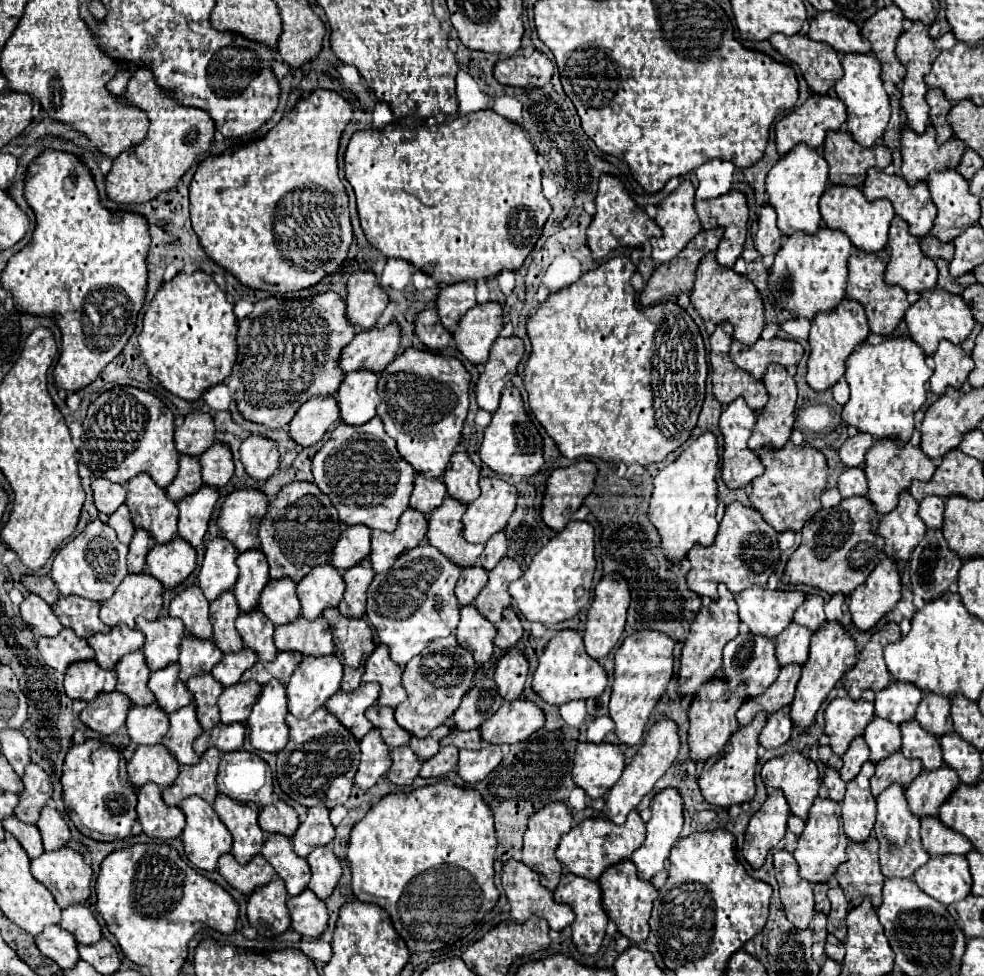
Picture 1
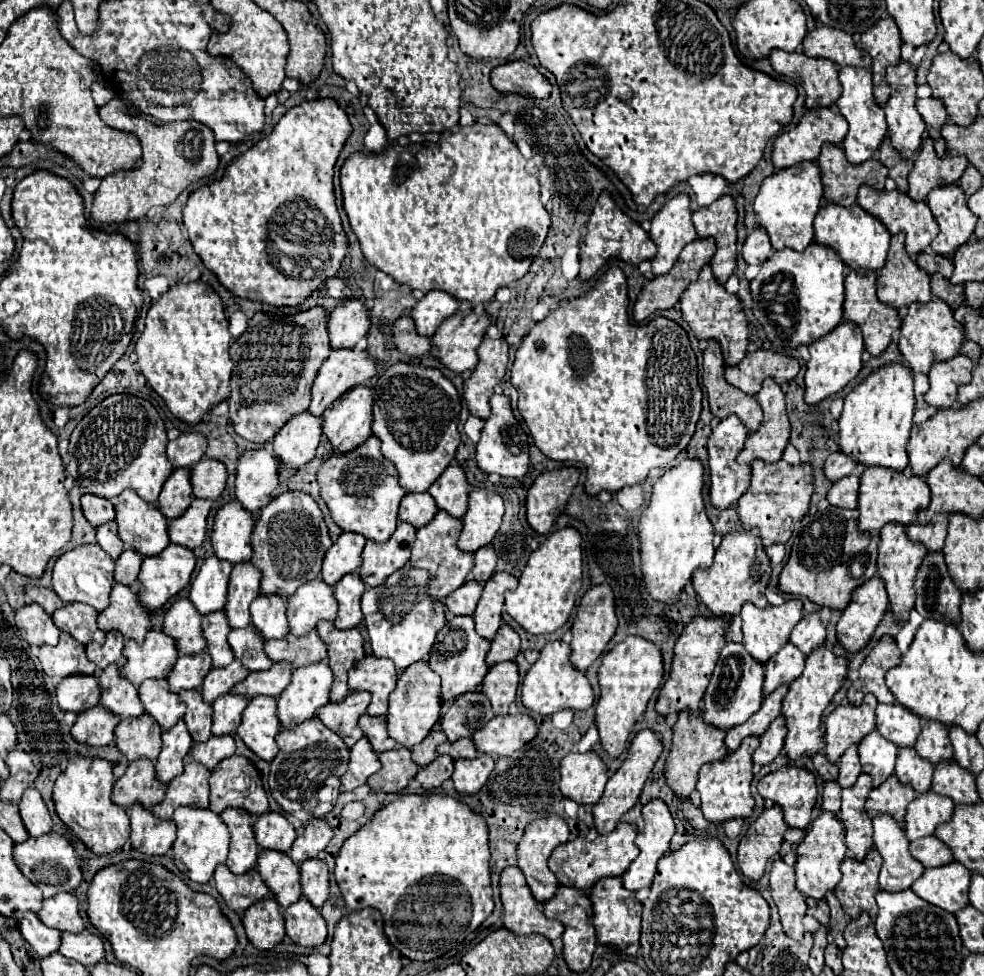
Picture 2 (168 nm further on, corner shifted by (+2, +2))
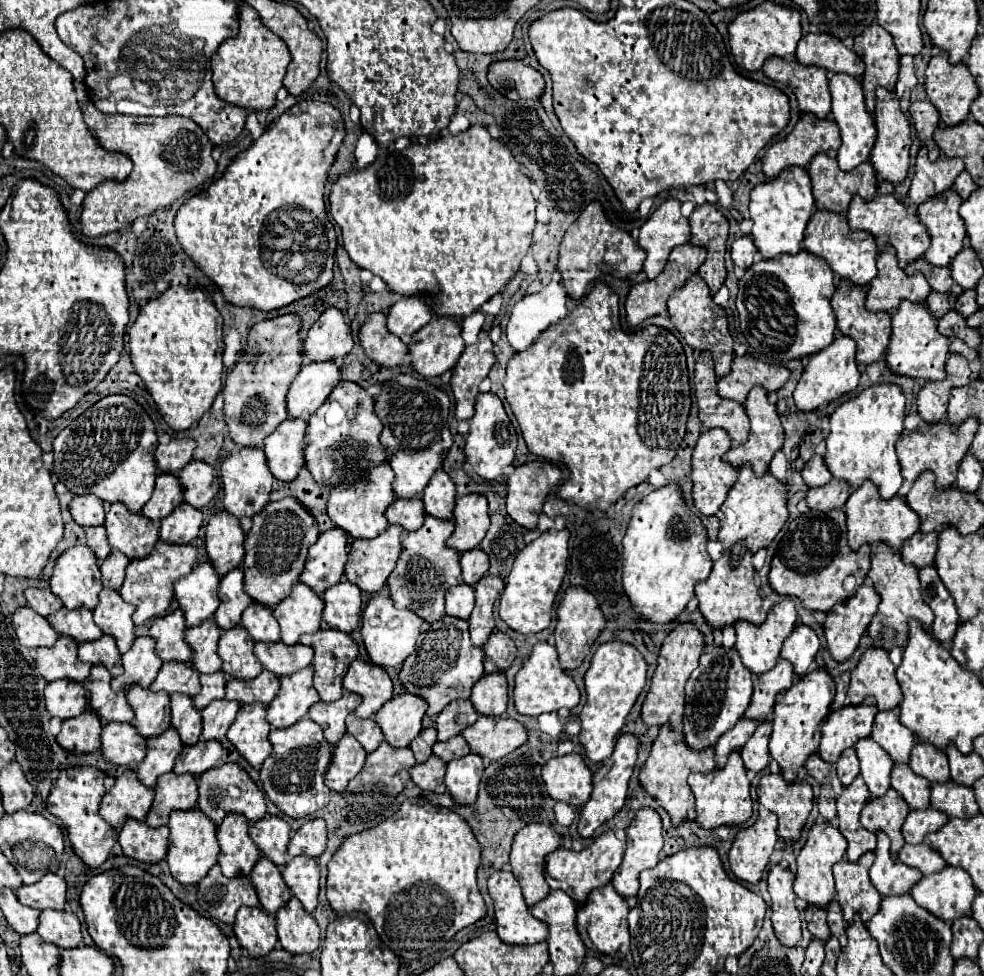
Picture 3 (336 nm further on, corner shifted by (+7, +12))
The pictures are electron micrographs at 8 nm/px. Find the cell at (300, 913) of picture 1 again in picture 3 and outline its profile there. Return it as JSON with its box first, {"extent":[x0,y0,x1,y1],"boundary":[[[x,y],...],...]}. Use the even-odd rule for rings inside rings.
{"extent":[277,896,319,954],"boundary":[[[295,896],[277,912],[277,934],[283,950],[291,954],[311,954],[319,948],[319,926]]]}

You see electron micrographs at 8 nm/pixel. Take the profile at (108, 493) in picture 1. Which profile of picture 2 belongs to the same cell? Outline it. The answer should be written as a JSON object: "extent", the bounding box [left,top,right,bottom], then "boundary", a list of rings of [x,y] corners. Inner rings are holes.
{"extent":[82,496,114,526],"boundary":[[[82,496],[82,512],[92,526],[102,526],[108,520],[114,520],[114,504],[110,500],[102,500],[102,496]]]}

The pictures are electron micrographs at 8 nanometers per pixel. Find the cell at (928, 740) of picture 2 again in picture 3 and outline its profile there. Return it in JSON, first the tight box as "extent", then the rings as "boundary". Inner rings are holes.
{"extent":[909,742,949,782],"boundary":[[[917,742],[911,752],[909,768],[913,768],[915,774],[929,782],[949,782],[949,762],[947,756],[941,754],[941,750],[935,750],[933,746],[927,746],[923,742]]]}

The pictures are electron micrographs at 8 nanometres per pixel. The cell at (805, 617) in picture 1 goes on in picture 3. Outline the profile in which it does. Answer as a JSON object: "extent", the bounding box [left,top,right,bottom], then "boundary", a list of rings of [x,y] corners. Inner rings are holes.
{"extent":[781,624,819,678],"boundary":[[[801,624],[785,640],[785,644],[781,648],[781,658],[791,662],[795,676],[801,678],[801,676],[807,674],[807,670],[809,670],[811,662],[815,660],[817,652],[819,652],[819,638],[817,638],[817,634],[809,626]]]}

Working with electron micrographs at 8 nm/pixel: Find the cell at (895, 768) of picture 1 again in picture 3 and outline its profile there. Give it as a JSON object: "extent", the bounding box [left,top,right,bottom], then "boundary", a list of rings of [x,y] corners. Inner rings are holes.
{"extent":[861,788,909,858],"boundary":[[[891,788],[883,798],[871,800],[861,812],[861,824],[869,832],[885,832],[891,840],[891,854],[897,858],[901,846],[905,844],[901,836],[901,826],[909,814],[909,806],[901,800],[901,796]]]}

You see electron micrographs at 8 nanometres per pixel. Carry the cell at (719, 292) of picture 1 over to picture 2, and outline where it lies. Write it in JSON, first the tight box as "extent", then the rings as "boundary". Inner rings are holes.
{"extent":[680,264,748,366],"boundary":[[[706,264],[702,268],[702,272],[698,274],[698,280],[694,280],[686,292],[680,298],[680,312],[684,316],[684,320],[690,324],[692,332],[696,334],[696,338],[700,340],[708,340],[714,338],[720,342],[722,346],[722,354],[724,354],[724,362],[734,366],[738,364],[744,356],[746,356],[746,346],[748,346],[748,318],[744,314],[742,308],[742,300],[736,294],[730,294],[724,284],[718,284],[718,280],[714,280],[712,268]]]}

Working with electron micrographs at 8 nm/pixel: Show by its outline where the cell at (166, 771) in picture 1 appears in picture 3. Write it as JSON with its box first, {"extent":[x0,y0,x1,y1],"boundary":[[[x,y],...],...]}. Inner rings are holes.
{"extent":[99,772,153,828],"boundary":[[[123,772],[111,792],[103,796],[99,814],[113,828],[123,828],[125,820],[133,818],[143,822],[153,802],[153,788],[139,782],[135,772]]]}

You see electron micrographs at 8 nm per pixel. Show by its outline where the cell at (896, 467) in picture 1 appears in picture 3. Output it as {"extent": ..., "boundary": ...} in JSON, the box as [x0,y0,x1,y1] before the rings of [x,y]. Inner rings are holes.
{"extent":[845,482,919,552],"boundary":[[[865,482],[857,492],[853,492],[845,504],[845,514],[847,514],[847,542],[853,552],[857,552],[863,544],[887,544],[893,550],[901,550],[905,538],[911,538],[919,530],[919,518],[909,506],[905,504],[903,498],[891,498],[891,500],[881,500],[877,494],[877,488],[871,482]]]}

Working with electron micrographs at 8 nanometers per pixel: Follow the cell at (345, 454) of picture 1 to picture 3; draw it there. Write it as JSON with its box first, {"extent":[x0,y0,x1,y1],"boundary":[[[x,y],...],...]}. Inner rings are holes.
{"extent":[327,464,395,538],"boundary":[[[383,464],[383,466],[371,468],[369,474],[365,474],[365,478],[357,478],[355,484],[333,486],[329,506],[327,506],[329,518],[335,522],[335,526],[345,530],[353,538],[379,536],[389,526],[387,518],[385,518],[385,510],[395,500],[395,492],[393,492],[391,482],[393,482],[393,470],[389,464]]]}

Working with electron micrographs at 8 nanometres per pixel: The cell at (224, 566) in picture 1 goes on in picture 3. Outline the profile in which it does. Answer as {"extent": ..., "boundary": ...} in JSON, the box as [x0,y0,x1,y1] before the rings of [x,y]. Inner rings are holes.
{"extent":[175,562,219,626],"boundary":[[[205,562],[197,566],[189,576],[175,582],[175,600],[185,614],[185,626],[197,626],[211,618],[219,606],[219,576],[215,568]]]}

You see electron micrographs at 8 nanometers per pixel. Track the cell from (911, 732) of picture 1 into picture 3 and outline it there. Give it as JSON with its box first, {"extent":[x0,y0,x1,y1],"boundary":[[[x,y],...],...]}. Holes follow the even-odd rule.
{"extent":[891,764,931,810],"boundary":[[[907,764],[893,766],[891,786],[909,804],[909,810],[927,810],[931,784],[925,778],[913,774],[913,770]]]}

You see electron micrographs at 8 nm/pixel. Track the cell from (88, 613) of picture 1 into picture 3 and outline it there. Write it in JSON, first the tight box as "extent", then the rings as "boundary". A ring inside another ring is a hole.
{"extent":[47,608,103,644],"boundary":[[[61,608],[61,610],[53,612],[53,614],[49,614],[47,622],[53,626],[53,630],[57,634],[69,636],[77,644],[91,642],[91,640],[97,640],[97,638],[103,636],[103,632],[93,622],[91,612],[85,610],[85,608],[77,608],[77,610]]]}

